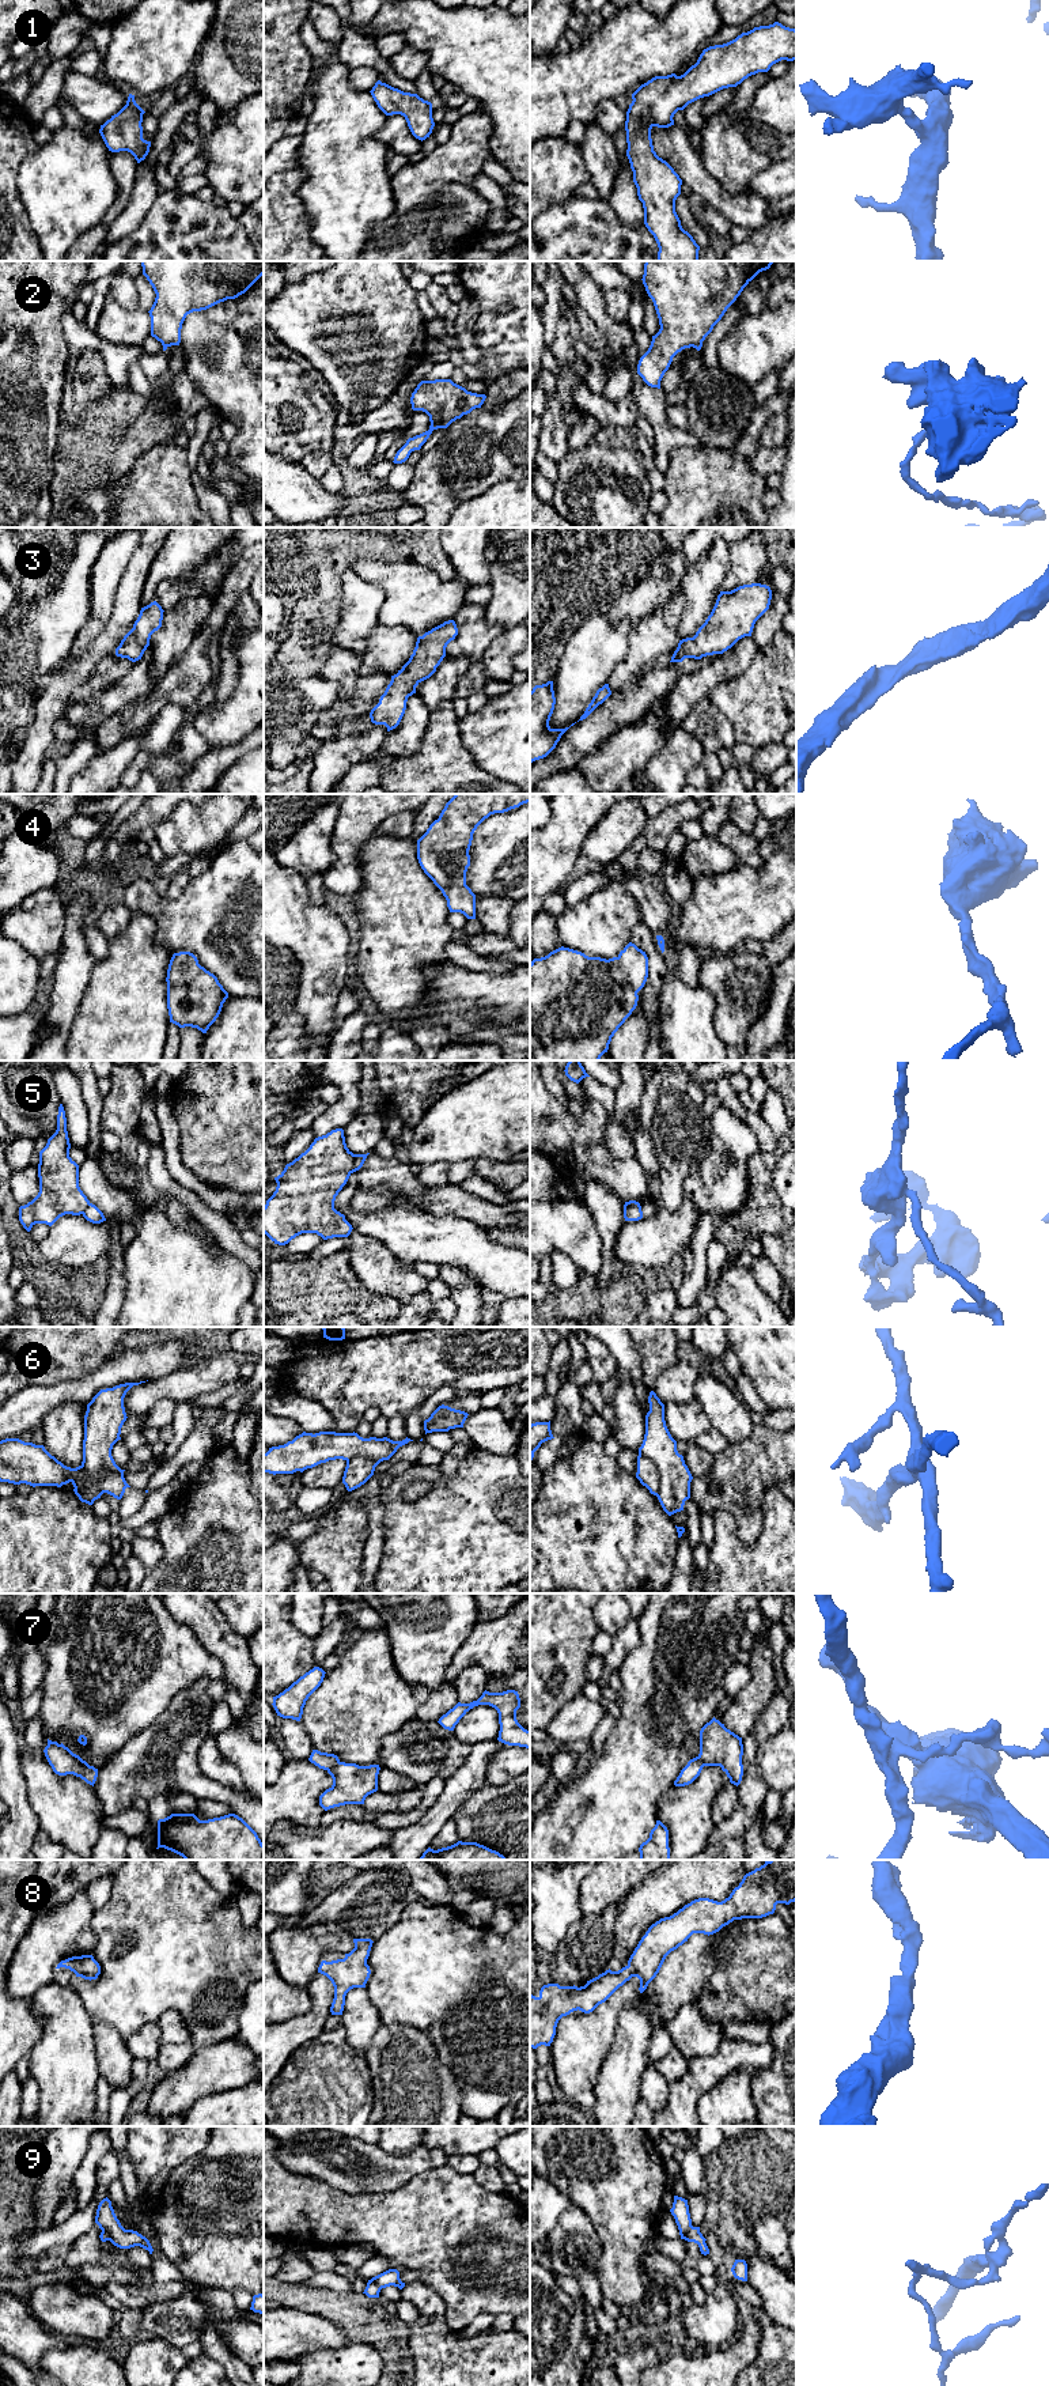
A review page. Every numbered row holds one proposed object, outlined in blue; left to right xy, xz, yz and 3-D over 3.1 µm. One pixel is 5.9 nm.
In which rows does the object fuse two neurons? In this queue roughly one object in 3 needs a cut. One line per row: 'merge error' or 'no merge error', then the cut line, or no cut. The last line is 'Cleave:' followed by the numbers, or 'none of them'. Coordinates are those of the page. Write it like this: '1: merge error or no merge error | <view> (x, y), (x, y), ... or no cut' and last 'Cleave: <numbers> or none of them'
1: no merge error | no cut
2: merge error | xz (430, 427), (432, 430)
3: no merge error | no cut
4: no merge error | no cut
5: merge error | xz (352, 1154), (355, 1171)
6: merge error | yz (639, 1454), (648, 1458), (659, 1474), (659, 1490), (656, 1494)
7: merge error | xy (48, 1743), (63, 1747), (79, 1764), (94, 1769)
8: no merge error | no cut
9: merge error | yz (692, 2226), (686, 2239)
Cleave: 2, 5, 6, 7, 9

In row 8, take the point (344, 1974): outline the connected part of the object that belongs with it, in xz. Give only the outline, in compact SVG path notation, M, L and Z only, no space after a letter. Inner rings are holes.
M353 1939L355 1948L344 1959L322 1960L318 1973L326 1975L334 1986L332 2015L342 2015L345 1996L353 1988L366 1988L371 1970L367 1965L372 1947L371 1939Z

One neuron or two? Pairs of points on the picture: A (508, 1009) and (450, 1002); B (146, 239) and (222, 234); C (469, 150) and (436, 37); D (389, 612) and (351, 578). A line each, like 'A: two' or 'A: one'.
A: one
B: one
C: two
D: two

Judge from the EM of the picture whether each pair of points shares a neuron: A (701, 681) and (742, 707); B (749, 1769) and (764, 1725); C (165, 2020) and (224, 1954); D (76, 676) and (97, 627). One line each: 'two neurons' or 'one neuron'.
A: two neurons
B: one neuron
C: two neurons
D: two neurons

